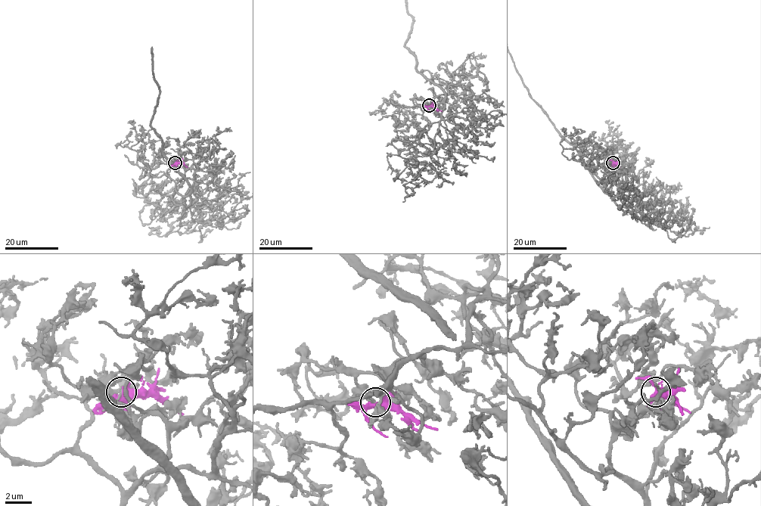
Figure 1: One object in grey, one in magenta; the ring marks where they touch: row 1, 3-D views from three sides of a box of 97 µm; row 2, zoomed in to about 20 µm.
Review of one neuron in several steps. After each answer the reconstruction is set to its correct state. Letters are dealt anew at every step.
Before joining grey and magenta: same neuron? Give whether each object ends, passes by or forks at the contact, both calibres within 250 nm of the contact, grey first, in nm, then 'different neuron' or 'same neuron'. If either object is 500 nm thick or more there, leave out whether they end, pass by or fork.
grey passes by; magenta forks there; 120 nm thick on the grey side, 400 nm on the other; different neuron

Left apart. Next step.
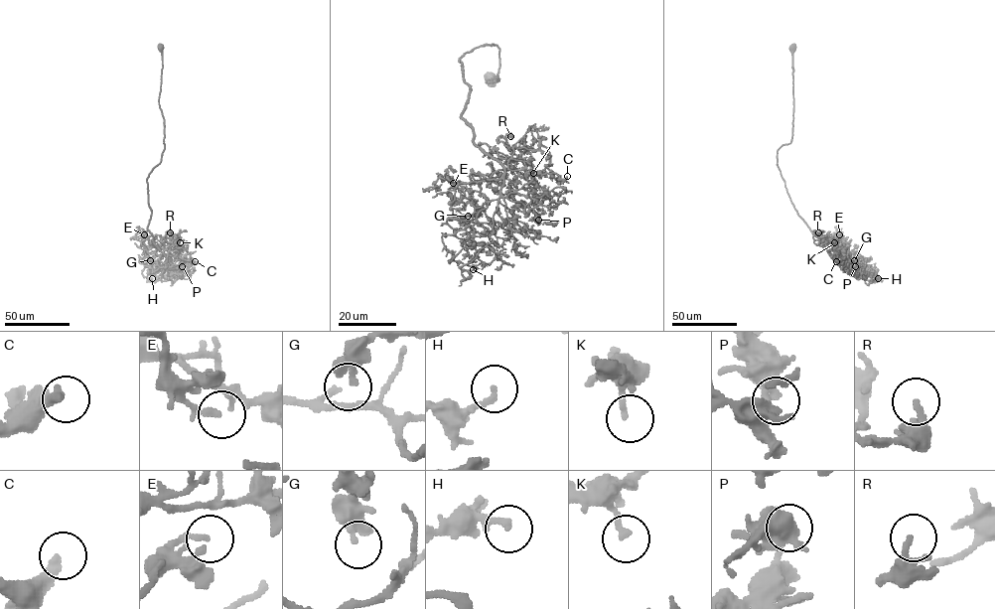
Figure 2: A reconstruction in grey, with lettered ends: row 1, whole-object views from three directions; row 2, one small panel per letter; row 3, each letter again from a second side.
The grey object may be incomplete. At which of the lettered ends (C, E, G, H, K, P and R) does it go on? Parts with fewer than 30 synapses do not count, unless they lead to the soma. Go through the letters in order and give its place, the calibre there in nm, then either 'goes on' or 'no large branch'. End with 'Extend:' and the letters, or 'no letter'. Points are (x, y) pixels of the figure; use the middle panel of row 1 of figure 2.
C: at (567, 176); 320 nm thick; no large branch
E: at (453, 183); 130 nm thick; no large branch
G: at (468, 216); 200 nm thick; no large branch
H: at (473, 269); 180 nm thick; no large branch
K: at (533, 173); 170 nm thick; no large branch
P: at (538, 220); 260 nm thick; no large branch
R: at (510, 136); 180 nm thick; no large branch
Extend: no letter

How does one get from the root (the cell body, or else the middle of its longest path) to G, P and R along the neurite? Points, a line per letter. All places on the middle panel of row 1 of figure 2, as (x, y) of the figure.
G: (491, 78), (498, 80), (496, 45), (460, 58), (471, 87), (461, 117), (504, 170), (499, 197), (468, 216)
P: (491, 78), (498, 80), (496, 45), (460, 58), (471, 87), (461, 117), (502, 167), (501, 195), (538, 220)
R: (491, 78), (496, 45), (460, 58), (461, 117), (504, 170), (488, 179), (510, 136)

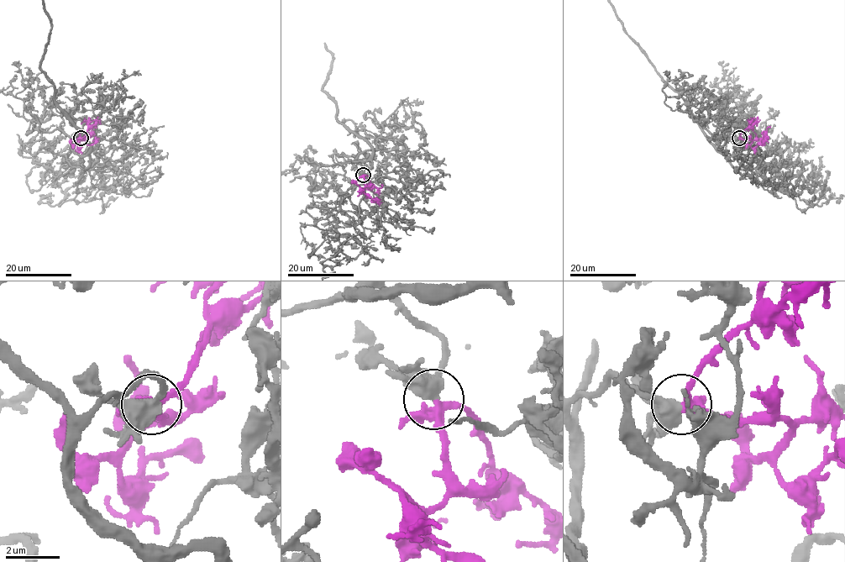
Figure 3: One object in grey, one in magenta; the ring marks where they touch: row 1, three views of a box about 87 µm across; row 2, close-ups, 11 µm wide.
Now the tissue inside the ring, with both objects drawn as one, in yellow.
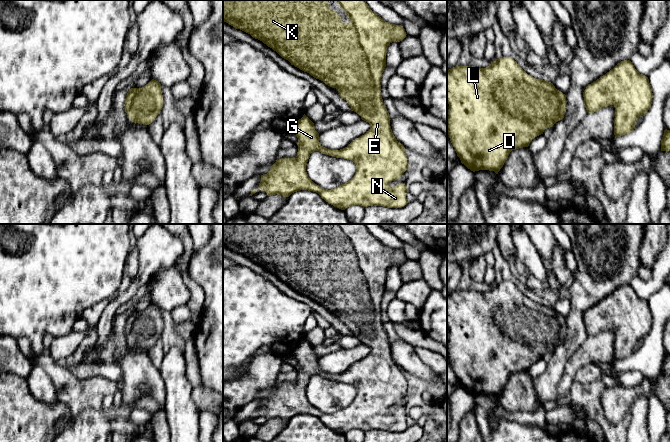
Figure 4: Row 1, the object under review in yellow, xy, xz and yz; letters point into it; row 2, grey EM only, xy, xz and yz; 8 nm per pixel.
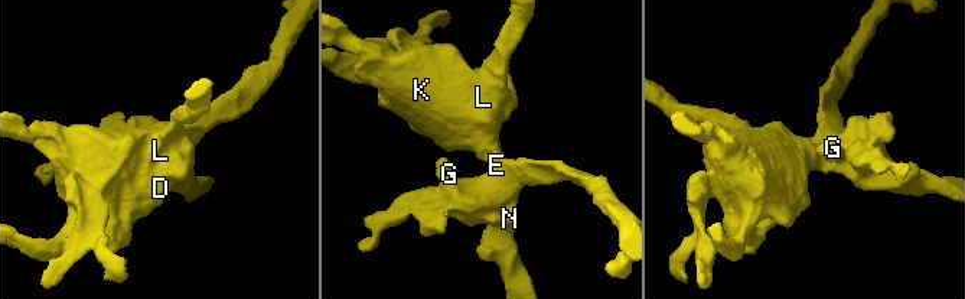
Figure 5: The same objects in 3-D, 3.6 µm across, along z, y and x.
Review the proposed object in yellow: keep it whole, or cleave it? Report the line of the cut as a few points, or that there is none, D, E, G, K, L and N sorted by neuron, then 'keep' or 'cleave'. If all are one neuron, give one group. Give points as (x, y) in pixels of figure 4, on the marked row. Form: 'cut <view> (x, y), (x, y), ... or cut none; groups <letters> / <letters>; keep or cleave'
cut none; groups D E G K L N; keep

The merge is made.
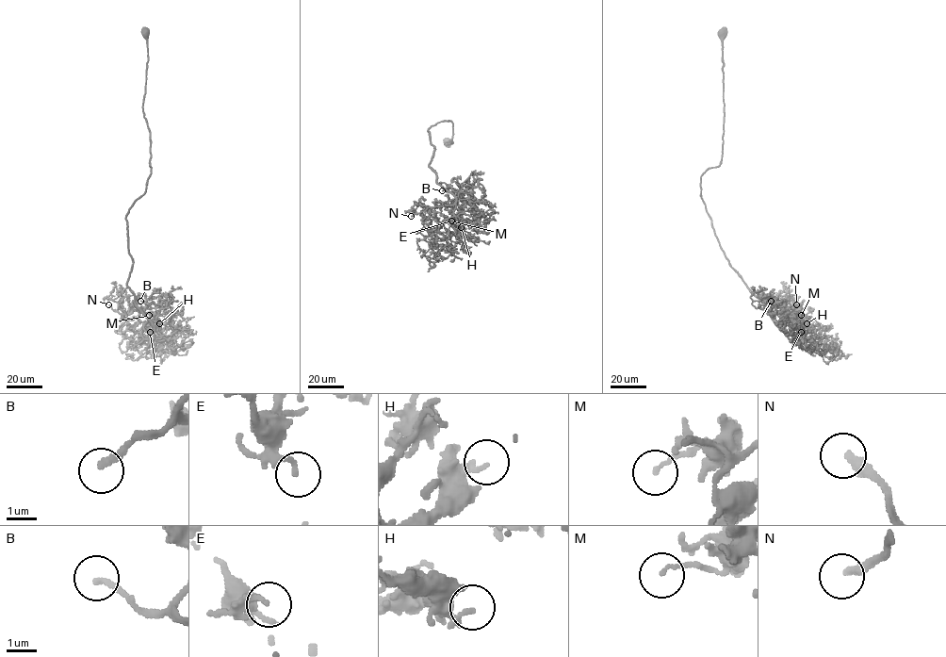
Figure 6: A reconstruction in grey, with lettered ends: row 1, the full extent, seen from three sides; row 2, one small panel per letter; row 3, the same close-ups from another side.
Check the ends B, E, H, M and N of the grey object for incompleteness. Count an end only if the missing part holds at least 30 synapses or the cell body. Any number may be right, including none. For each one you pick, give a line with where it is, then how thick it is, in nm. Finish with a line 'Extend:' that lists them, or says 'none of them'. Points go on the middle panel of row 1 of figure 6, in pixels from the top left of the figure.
B: Place: (442, 190). Thickness 180 nm
N: Place: (411, 216). Thickness 320 nm
Extend: B, N

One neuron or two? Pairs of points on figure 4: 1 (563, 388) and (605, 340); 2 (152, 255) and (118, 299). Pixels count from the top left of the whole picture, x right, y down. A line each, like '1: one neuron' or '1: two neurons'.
1: one neuron
2: one neuron

